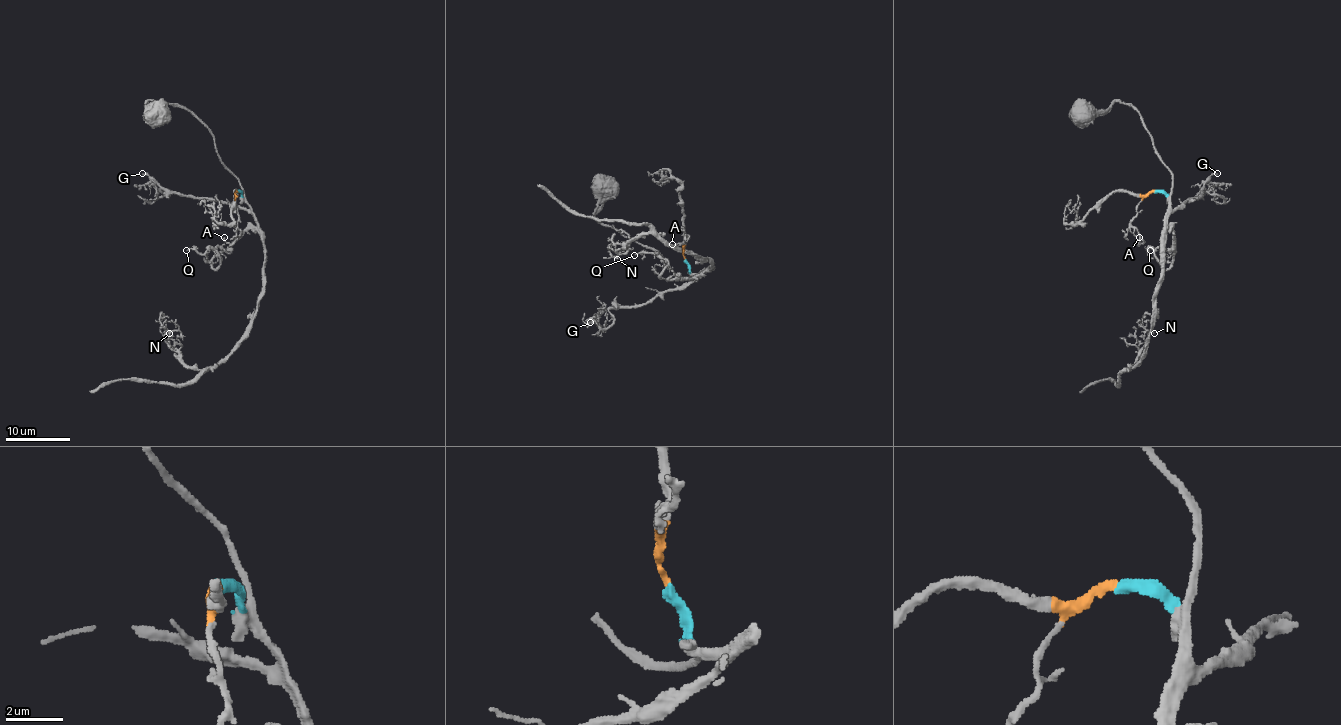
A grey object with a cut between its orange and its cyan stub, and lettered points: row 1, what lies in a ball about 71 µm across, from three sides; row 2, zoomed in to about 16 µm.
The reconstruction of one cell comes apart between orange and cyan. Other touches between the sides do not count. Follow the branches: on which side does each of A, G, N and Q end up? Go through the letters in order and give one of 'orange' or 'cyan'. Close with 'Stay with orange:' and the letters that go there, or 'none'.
A: orange
G: cyan
N: cyan
Q: cyan
Stay with orange: A

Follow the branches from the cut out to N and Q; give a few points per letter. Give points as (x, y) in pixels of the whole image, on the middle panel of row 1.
N: (686, 260), (692, 273), (712, 266), (652, 234), (637, 234), (616, 252), (624, 252), (618, 258)
Q: (686, 260), (692, 273), (703, 271), (692, 278), (678, 278), (655, 253), (642, 252), (634, 255)

